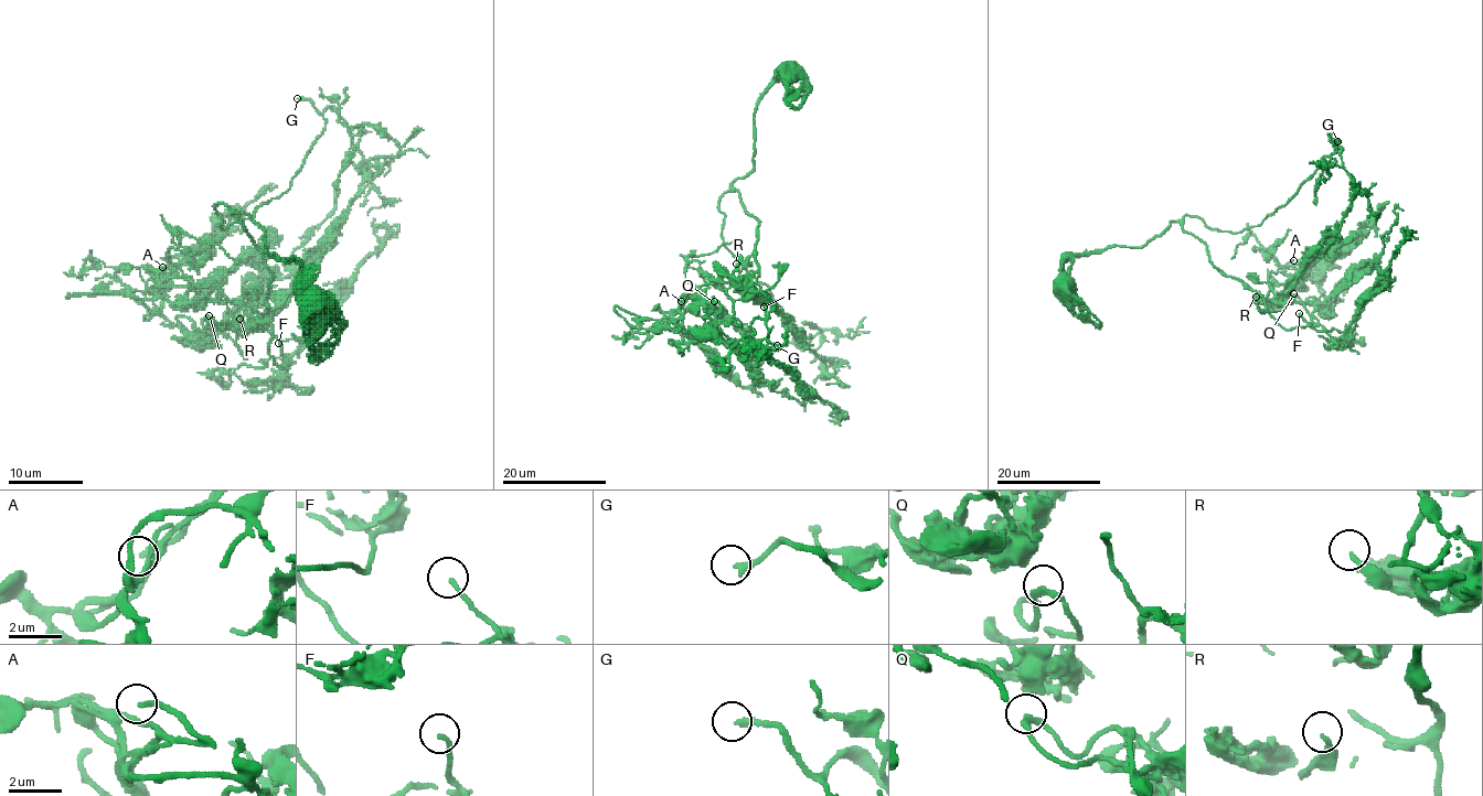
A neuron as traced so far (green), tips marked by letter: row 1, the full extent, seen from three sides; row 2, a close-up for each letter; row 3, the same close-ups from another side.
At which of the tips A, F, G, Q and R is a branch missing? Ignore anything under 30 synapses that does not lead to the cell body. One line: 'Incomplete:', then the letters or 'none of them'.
Incomplete: A, G

